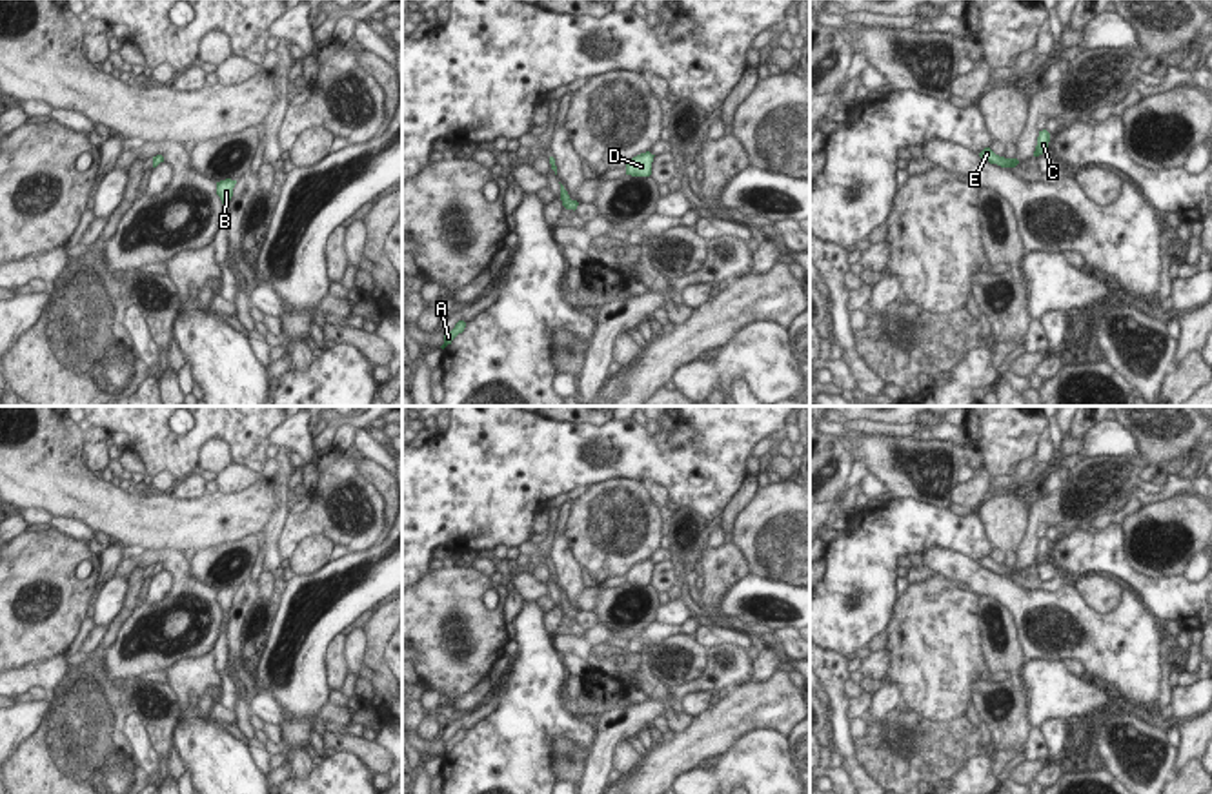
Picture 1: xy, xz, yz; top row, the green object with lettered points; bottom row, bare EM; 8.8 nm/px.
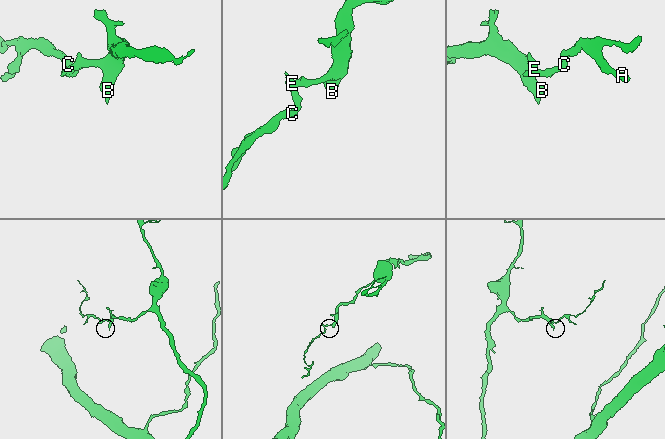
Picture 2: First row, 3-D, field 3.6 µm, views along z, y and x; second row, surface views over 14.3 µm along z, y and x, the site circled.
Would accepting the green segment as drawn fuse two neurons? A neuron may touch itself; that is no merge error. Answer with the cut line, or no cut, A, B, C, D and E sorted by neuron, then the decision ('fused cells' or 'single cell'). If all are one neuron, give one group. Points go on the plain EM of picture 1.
no cut | A B C D E | single cell

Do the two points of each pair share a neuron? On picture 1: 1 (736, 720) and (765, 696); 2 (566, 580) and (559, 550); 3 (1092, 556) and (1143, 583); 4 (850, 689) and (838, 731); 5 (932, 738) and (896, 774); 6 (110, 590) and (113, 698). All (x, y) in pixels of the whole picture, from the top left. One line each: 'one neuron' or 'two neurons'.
1: one neuron
2: one neuron
3: one neuron
4: two neurons
5: one neuron
6: two neurons

